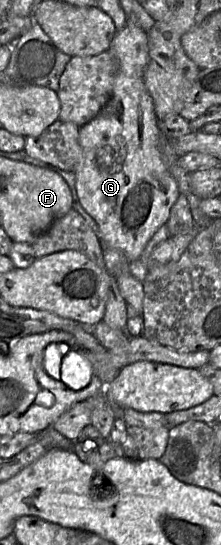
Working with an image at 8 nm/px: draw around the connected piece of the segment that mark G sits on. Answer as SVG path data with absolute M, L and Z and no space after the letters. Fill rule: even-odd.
M127 20L125 26L116 32L108 51L113 54L118 67L113 93L99 114L80 127L82 161L75 173L76 189L81 206L99 226L100 240L107 246L120 250L130 262L140 258L152 236L167 223L171 208L181 192L162 157L158 118L144 82L144 73L149 62L147 32Z

